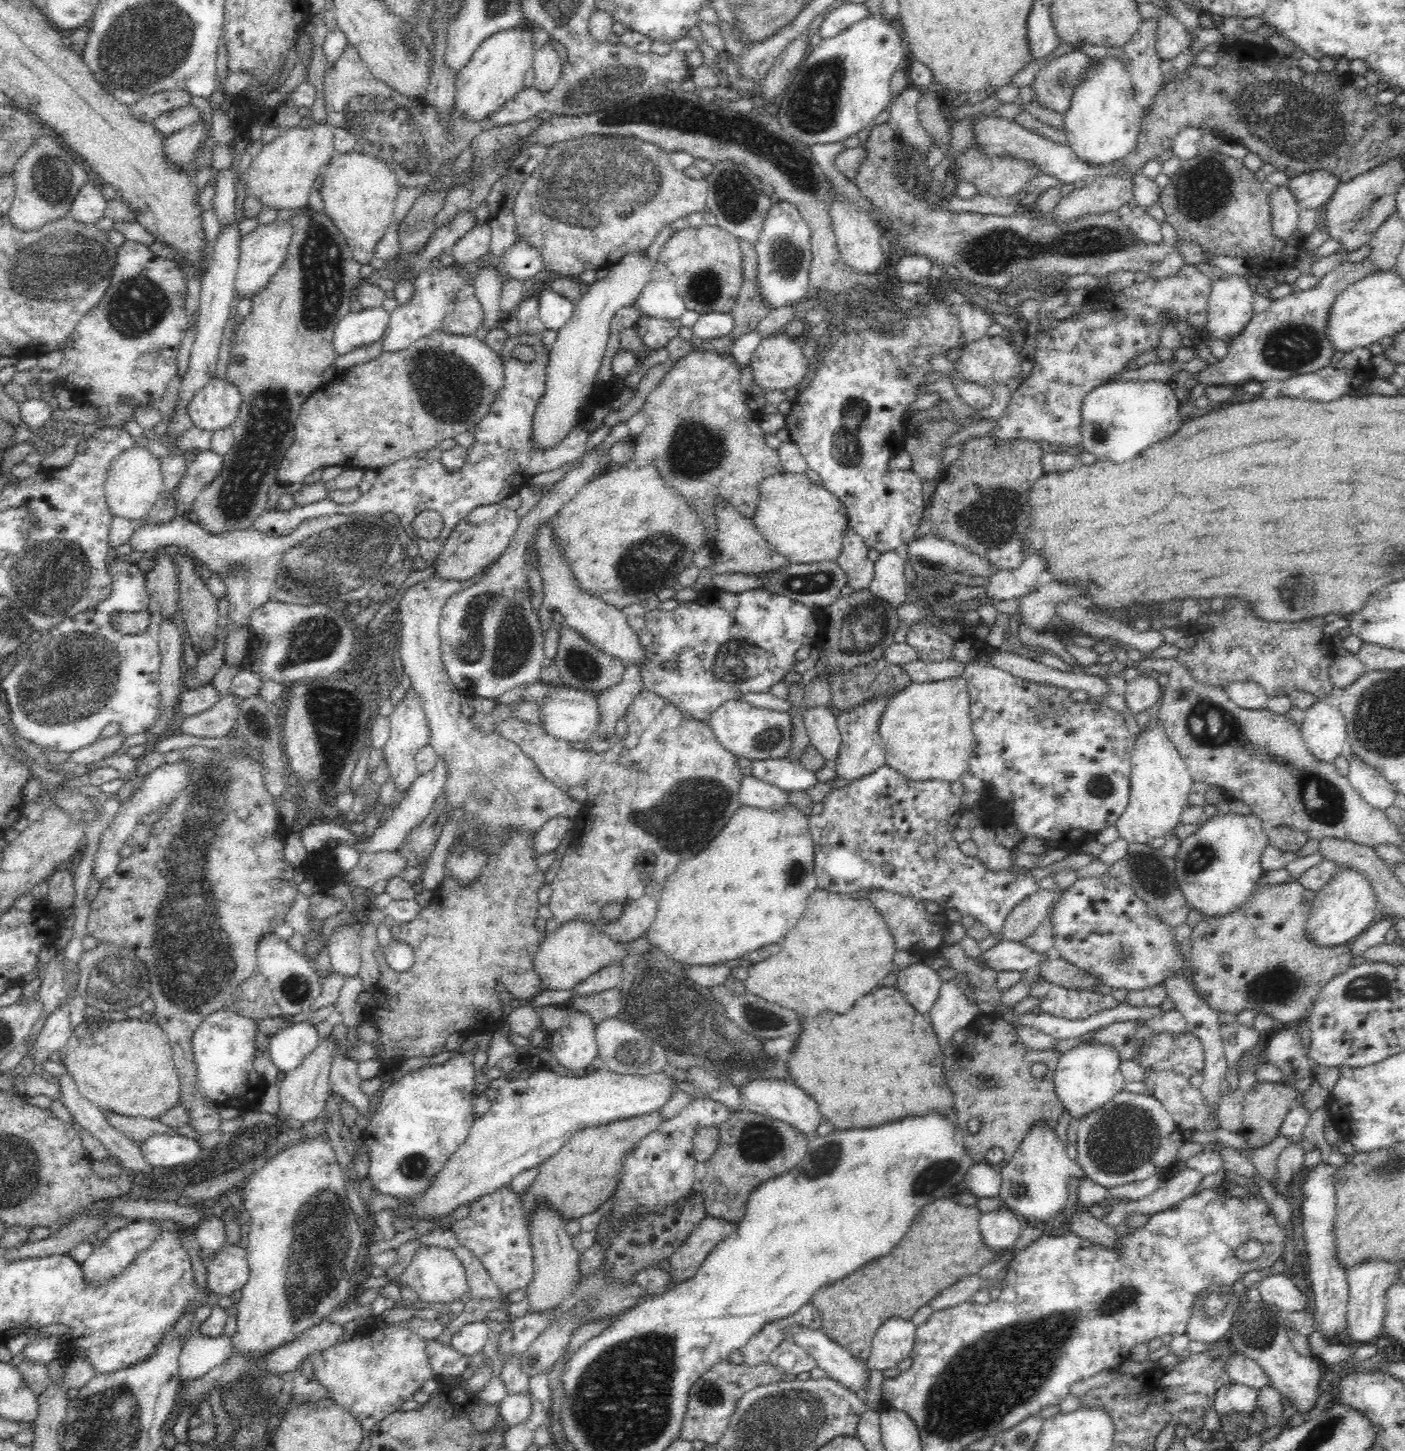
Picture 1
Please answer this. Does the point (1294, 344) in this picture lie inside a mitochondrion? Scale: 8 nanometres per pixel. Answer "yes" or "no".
yes

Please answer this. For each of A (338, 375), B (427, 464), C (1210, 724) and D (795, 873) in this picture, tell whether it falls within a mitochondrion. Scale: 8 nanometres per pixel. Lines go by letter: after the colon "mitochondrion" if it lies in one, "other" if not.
A: other
B: other
C: mitochondrion
D: mitochondrion

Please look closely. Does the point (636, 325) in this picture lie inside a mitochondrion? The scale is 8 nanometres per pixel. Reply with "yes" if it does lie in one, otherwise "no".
no

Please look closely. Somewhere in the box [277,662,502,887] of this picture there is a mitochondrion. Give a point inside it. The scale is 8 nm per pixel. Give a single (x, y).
(334, 715)

